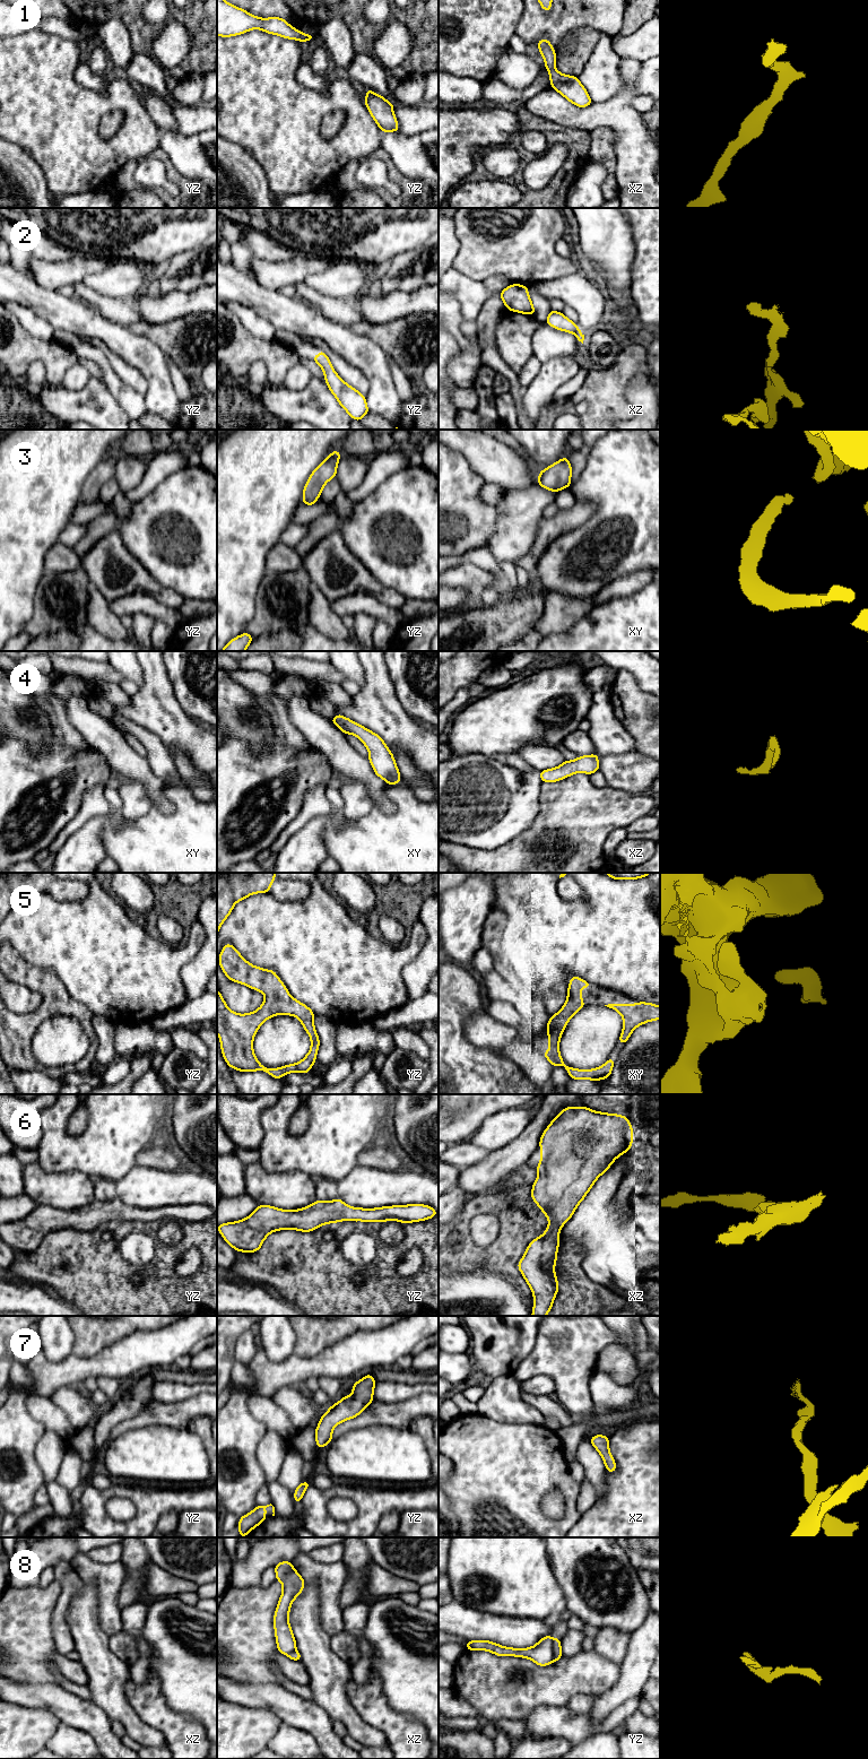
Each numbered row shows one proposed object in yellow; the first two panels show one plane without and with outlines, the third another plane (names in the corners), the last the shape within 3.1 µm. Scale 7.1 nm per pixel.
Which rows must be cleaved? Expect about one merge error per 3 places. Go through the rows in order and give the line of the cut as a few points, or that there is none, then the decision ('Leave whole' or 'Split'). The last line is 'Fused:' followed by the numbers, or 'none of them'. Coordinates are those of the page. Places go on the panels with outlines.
1: No split. Leave whole
2: No split. Leave whole
3: No split. Leave whole
4: No split. Leave whole
5: No split. Leave whole
6: No split. Leave whole
7: No split. Leave whole
8: Split along yz (552, 1638), (553, 1661). Split
Fused: 8

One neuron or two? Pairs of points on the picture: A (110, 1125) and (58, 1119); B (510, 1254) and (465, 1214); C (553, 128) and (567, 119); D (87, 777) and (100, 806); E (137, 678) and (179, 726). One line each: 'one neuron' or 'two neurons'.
A: one neuron
B: one neuron
C: two neurons
D: two neurons
E: two neurons

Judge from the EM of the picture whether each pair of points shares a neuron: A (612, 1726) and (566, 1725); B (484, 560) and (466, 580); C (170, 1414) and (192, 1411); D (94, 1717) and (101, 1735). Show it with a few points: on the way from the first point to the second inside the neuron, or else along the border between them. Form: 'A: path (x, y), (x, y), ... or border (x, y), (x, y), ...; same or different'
A: path (600, 1727), (578, 1727); same
B: border (466, 560), (487, 570), (494, 577), (494, 587); different
C: path (175, 1414), (187, 1411); same
D: path (95, 1722), (101, 1731); same

